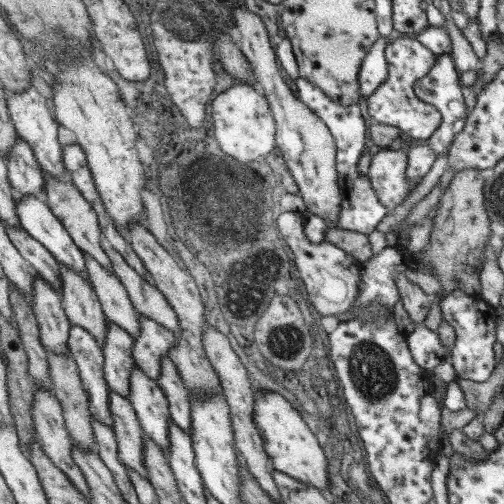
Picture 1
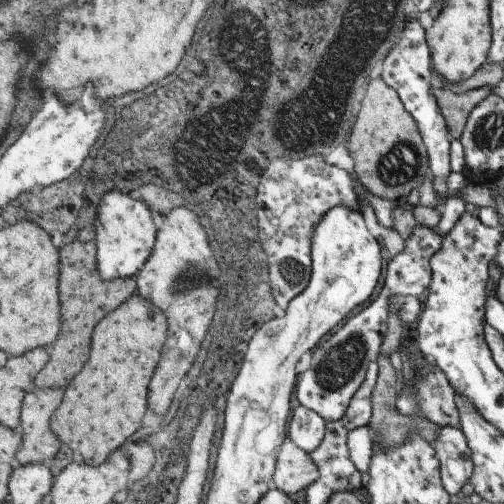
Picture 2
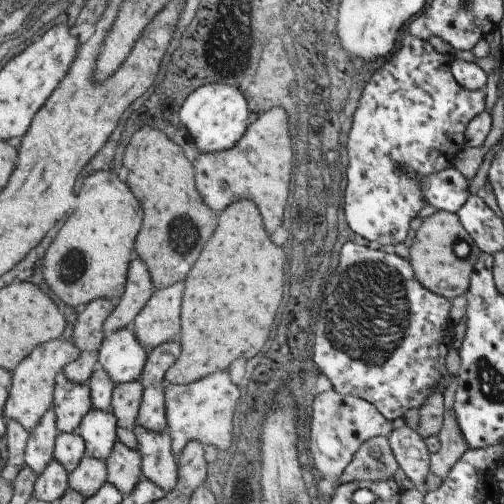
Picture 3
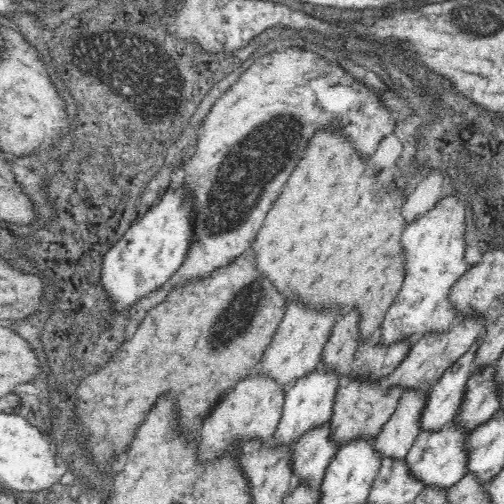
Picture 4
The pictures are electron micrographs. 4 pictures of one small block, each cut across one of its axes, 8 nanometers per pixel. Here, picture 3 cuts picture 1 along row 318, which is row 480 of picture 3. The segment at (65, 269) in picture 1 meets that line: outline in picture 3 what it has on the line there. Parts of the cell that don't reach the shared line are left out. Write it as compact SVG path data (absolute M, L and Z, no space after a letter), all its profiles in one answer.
M89 454L83 458L83 462L79 464L79 470L71 474L71 480L69 480L71 490L77 490L87 498L95 496L107 482L109 482L107 462Z

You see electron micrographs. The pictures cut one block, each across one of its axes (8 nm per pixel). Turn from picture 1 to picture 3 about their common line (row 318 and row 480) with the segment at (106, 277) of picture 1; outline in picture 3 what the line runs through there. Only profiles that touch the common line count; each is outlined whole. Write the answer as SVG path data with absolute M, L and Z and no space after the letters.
M125 442L115 444L107 466L109 484L115 484L125 496L129 496L143 480L143 452L129 448Z

